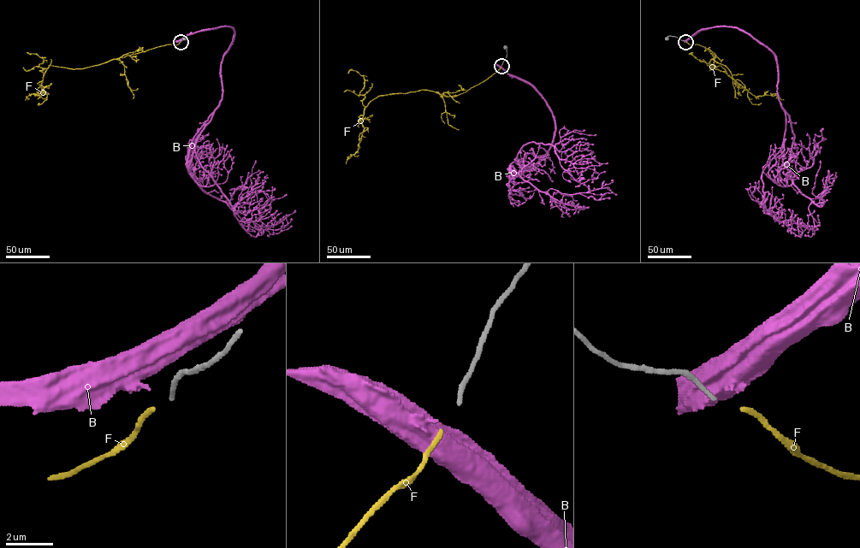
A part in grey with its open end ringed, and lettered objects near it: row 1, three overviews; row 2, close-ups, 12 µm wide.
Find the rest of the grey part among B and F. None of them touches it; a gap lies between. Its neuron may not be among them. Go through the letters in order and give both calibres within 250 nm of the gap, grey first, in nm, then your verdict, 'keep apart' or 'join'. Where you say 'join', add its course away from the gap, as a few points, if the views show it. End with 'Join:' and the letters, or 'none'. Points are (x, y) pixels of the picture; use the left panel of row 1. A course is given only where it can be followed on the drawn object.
B: 150 nm thick on the grey side, 280 nm on the other; keep apart
F: 150 nm thick on the grey side, 200 nm on the other; join; it runs (180, 42), (124, 54), (84, 68), (50, 66), (44, 74), (41, 97), (31, 94), (25, 100)
Join: F

